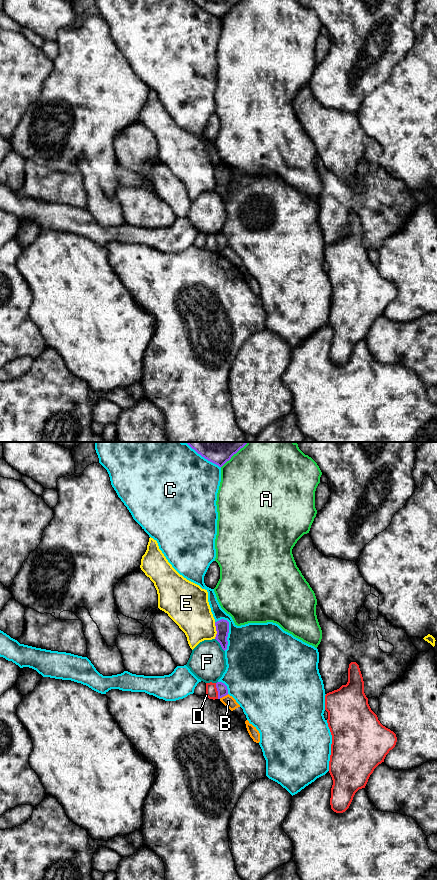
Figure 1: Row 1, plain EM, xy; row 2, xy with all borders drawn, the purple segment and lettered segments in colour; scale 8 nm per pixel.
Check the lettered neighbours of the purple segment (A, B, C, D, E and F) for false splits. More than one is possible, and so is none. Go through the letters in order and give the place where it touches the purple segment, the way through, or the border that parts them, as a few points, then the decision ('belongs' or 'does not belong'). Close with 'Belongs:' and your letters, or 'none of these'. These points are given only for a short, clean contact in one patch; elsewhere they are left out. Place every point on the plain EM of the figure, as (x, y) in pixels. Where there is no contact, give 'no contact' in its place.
A: contact xy (231, 8); does not belong
B: contact xy (223, 248); border xy (228, 246), (219, 250); does not belong
C: contact xy (228, 184); does not belong
D: contact xy (217, 242); border xy (215, 235), (218, 250); does not belong
E: contact xy (216, 182); does not belong
F: contact xy (220, 196); does not belong
Belongs: none of these

